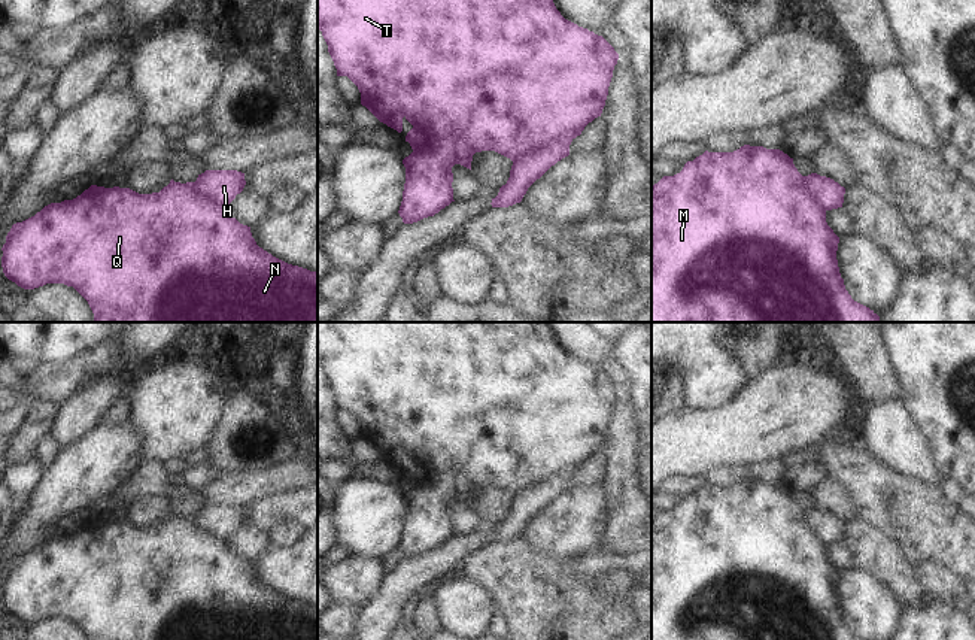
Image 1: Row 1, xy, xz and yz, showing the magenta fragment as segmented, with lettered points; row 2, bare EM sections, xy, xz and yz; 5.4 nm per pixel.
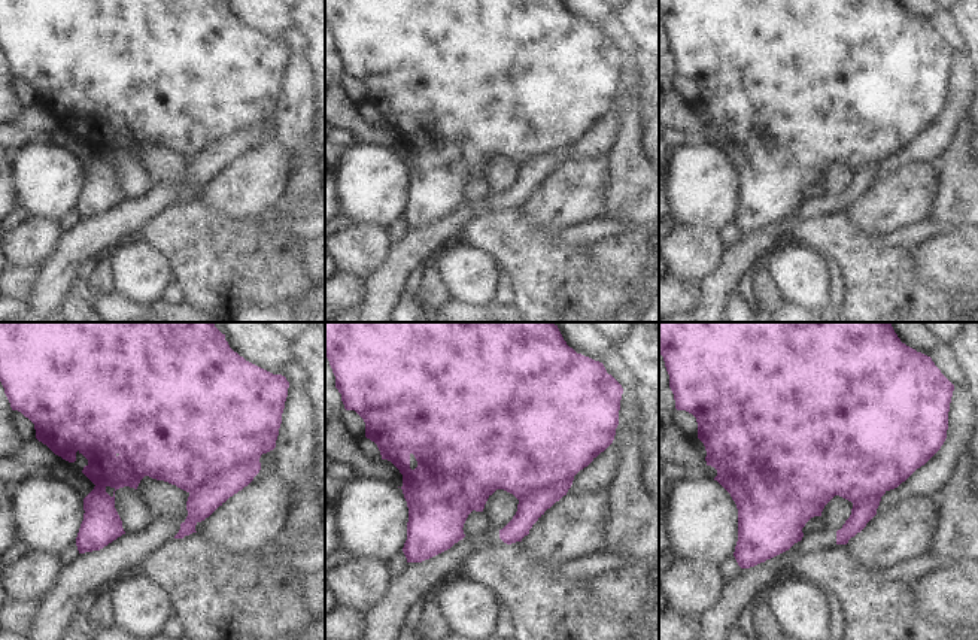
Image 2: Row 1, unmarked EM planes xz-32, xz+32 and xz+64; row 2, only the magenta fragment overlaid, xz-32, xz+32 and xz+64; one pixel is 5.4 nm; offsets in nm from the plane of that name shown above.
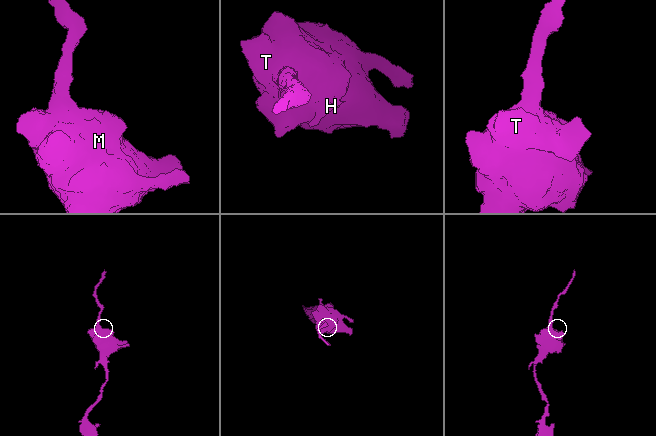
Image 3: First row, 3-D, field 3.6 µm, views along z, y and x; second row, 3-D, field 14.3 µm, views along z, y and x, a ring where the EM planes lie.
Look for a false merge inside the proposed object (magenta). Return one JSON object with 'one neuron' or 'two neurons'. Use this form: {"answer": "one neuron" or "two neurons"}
{"answer": "two neurons"}

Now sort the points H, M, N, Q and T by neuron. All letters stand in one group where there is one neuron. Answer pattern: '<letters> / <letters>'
H / M N Q T

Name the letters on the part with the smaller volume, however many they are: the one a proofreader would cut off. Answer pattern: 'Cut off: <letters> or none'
Cut off: H

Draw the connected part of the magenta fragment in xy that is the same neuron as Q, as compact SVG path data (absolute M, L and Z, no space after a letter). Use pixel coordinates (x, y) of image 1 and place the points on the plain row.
M173 513L160 527L139 528L130 522L104 522L91 519L73 534L51 537L34 550L12 559L1 582L4 610L24 624L34 624L46 618L73 621L89 640L318 640L318 606L288 598L262 582L252 571L250 561L233 552L227 540L207 534L195 525L194 516Z

